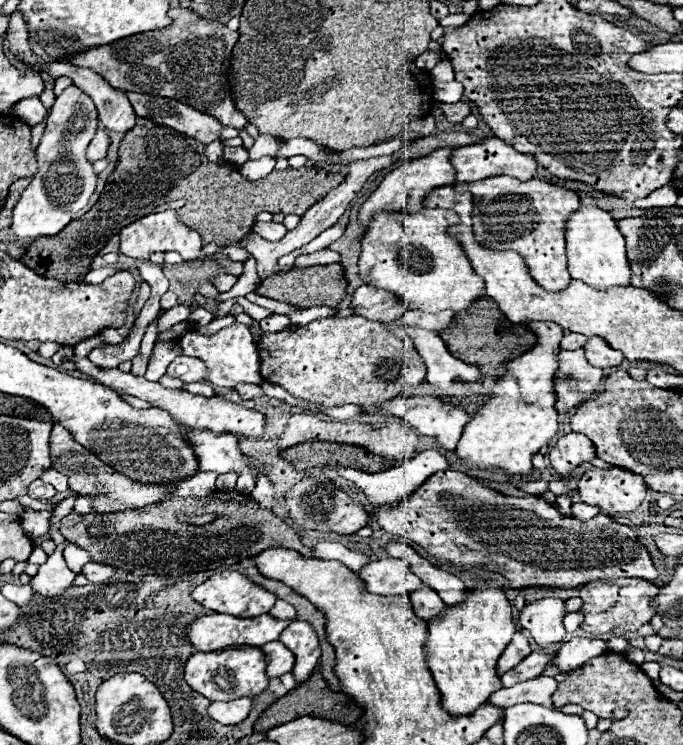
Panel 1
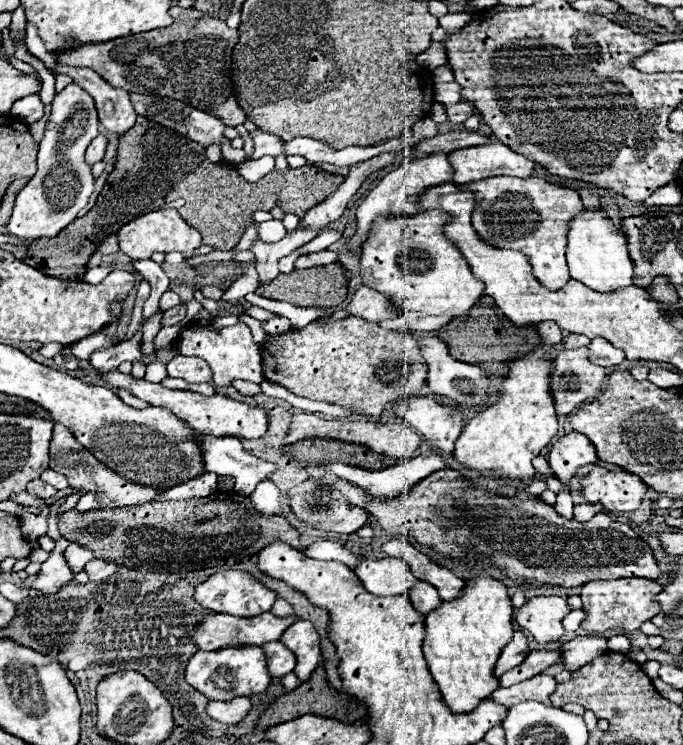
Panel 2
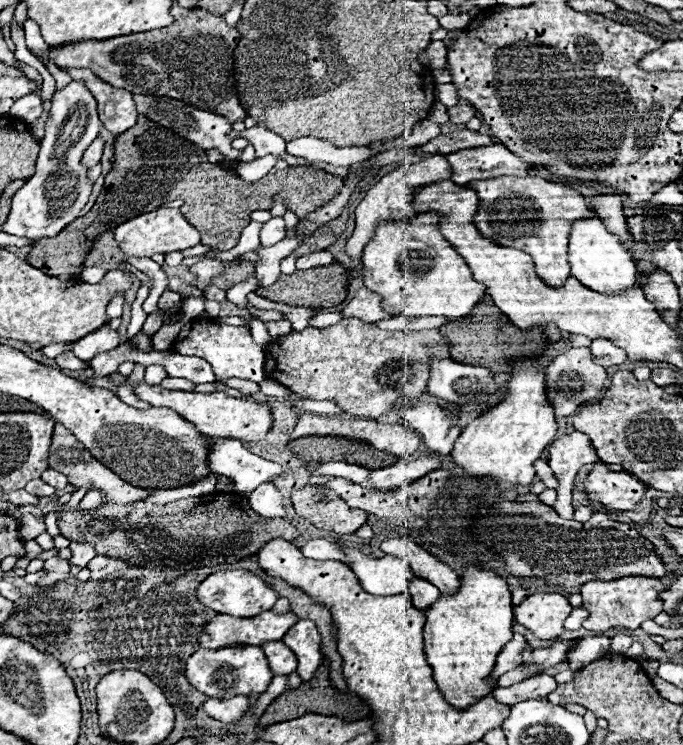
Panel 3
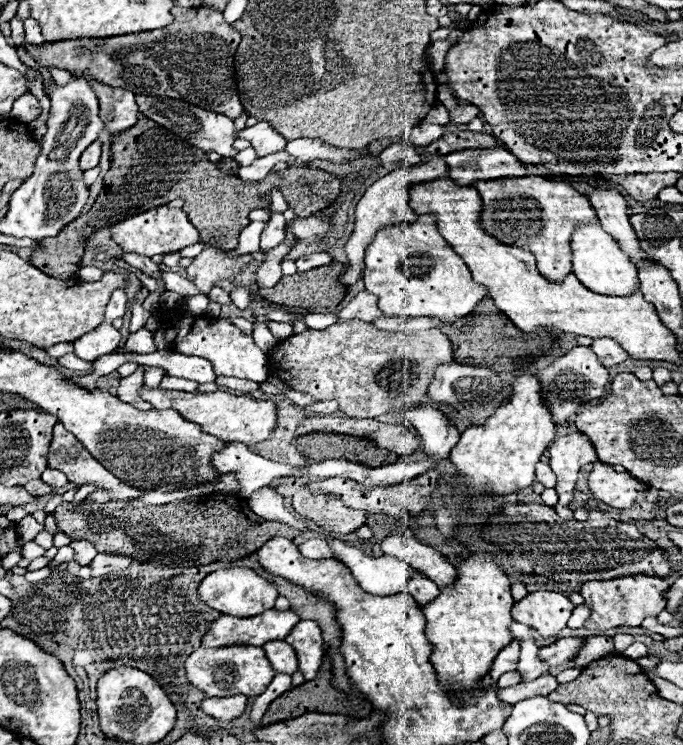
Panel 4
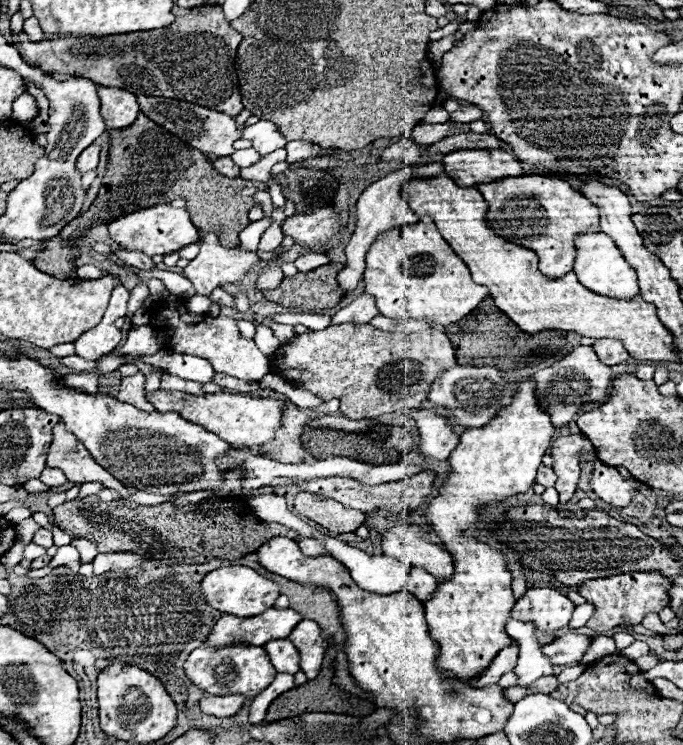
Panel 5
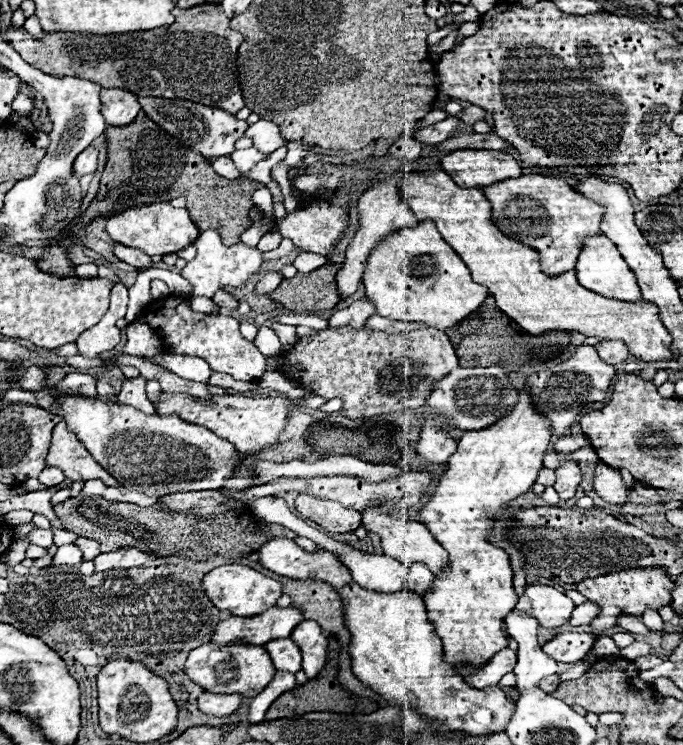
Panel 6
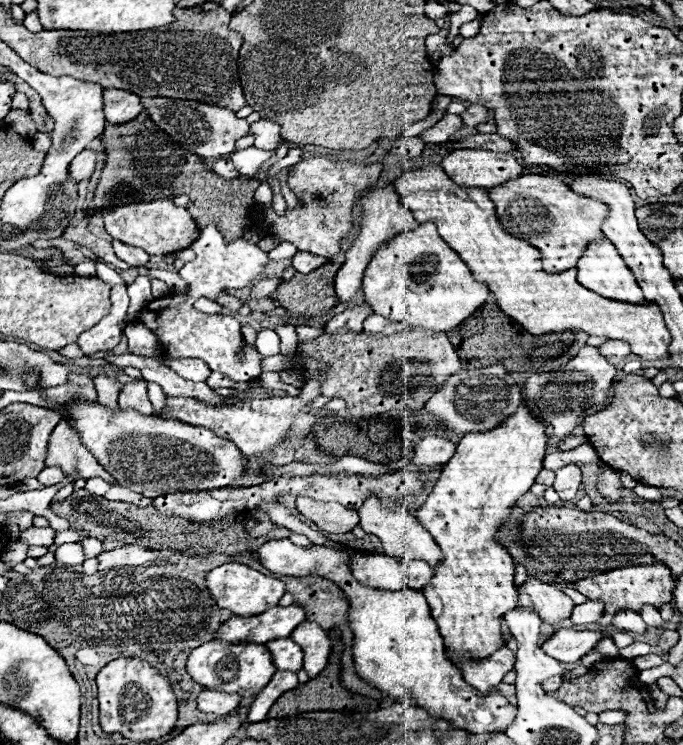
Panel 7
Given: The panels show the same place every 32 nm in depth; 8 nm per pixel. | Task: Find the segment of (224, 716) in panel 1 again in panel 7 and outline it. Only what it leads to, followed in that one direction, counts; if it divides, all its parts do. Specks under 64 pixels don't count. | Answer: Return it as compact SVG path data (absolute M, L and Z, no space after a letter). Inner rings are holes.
M204 688L198 694L198 708L204 714L216 714L216 716L224 716L232 710L236 710L240 706L240 696L238 694L226 694L226 692L214 692Z

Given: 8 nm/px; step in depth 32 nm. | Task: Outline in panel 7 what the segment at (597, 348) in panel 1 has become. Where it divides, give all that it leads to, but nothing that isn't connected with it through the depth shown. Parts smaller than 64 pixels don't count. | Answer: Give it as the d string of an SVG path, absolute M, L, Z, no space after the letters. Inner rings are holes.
M608 340L606 344L600 346L602 356L606 356L612 364L622 364L626 360L626 356L630 354L630 346L624 340Z

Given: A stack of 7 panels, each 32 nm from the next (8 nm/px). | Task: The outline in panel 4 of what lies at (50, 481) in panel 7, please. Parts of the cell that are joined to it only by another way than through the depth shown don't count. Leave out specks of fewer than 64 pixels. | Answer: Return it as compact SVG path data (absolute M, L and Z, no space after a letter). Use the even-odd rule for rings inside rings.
M46 468L42 472L42 482L52 486L52 488L60 488L60 486L66 486L66 476L60 472L60 470L54 470L54 468Z

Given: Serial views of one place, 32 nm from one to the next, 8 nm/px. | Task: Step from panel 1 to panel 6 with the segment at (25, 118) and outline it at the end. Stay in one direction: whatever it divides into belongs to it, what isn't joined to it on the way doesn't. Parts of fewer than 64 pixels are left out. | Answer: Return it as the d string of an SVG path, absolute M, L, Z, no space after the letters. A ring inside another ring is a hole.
M18 94L16 98L14 98L14 102L12 102L12 110L14 112L20 112L20 114L32 114L32 100L26 96L26 94Z

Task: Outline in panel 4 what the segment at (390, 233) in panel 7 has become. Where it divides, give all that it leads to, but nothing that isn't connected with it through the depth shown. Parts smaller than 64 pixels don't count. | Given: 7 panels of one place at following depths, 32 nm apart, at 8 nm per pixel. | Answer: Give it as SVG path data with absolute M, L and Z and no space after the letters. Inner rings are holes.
M434 158L434 160L424 162L424 164L414 164L414 166L404 166L400 170L394 170L394 172L386 174L384 178L376 180L364 192L364 196L356 204L356 228L354 228L350 240L346 242L348 268L340 276L344 288L350 288L350 286L354 286L360 280L362 268L364 268L364 252L366 252L368 244L374 240L378 230L382 230L386 226L394 226L394 224L412 224L418 218L414 214L414 210L410 208L410 196L408 196L410 184L412 182L430 182L430 180L438 180L442 176L448 176L446 162L442 158Z

